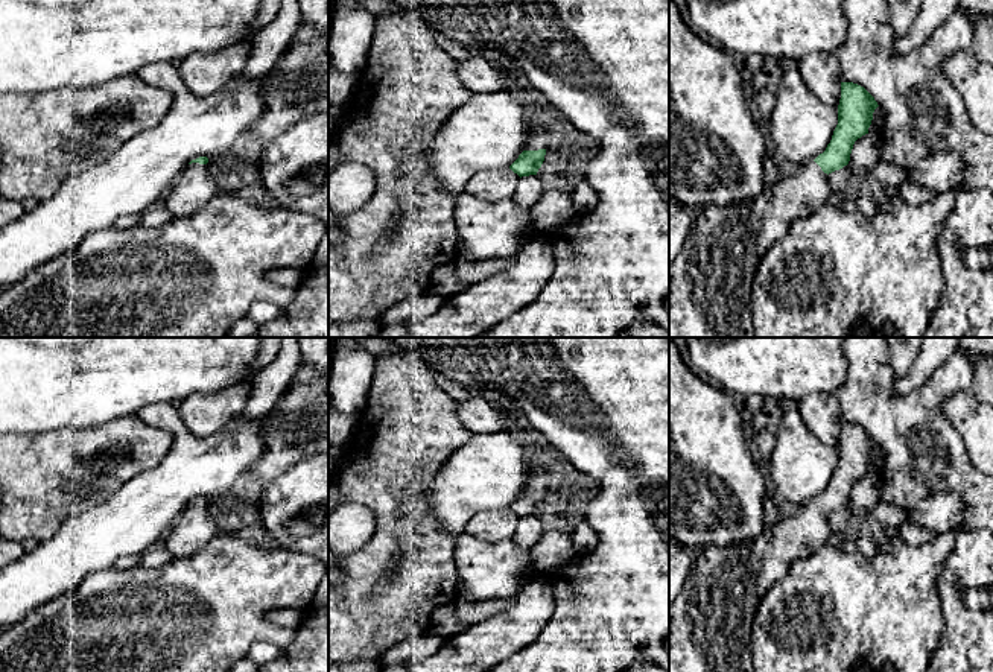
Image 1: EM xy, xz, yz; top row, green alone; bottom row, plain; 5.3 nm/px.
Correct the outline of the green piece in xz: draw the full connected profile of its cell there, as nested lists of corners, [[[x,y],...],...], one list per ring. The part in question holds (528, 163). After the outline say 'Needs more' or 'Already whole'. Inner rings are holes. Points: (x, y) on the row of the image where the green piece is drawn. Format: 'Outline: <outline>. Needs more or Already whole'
Outline: [[[529,120],[529,134],[525,143],[525,151],[509,166],[509,169],[522,176],[537,175],[546,155],[546,149],[550,144],[549,131],[541,125]]]. Needs more

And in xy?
Outline: [[[207,157],[192,160],[164,195],[161,205],[173,219],[198,213],[217,193],[207,163]]]. Needs more

